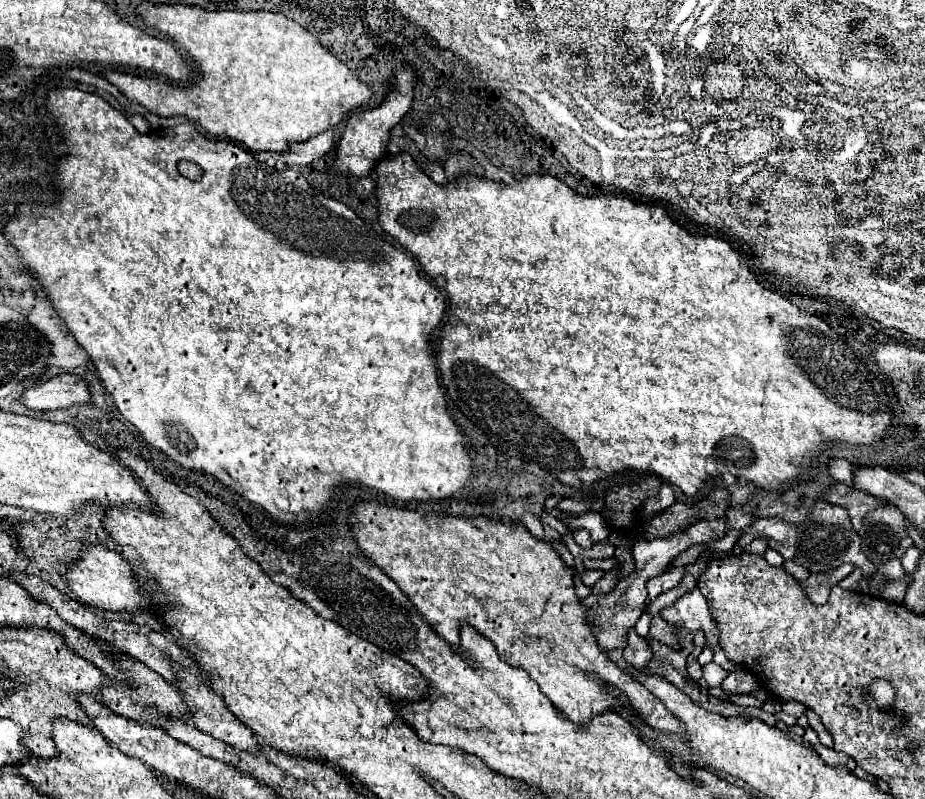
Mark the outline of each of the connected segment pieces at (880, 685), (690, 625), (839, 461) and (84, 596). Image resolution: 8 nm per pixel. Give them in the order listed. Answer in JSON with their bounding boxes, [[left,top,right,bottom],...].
[[872,680,894,708],[660,588,740,670],[828,458,854,486],[60,544,150,612]]

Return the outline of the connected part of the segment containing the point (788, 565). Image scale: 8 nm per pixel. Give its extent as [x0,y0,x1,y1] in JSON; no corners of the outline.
[782,562,808,582]

